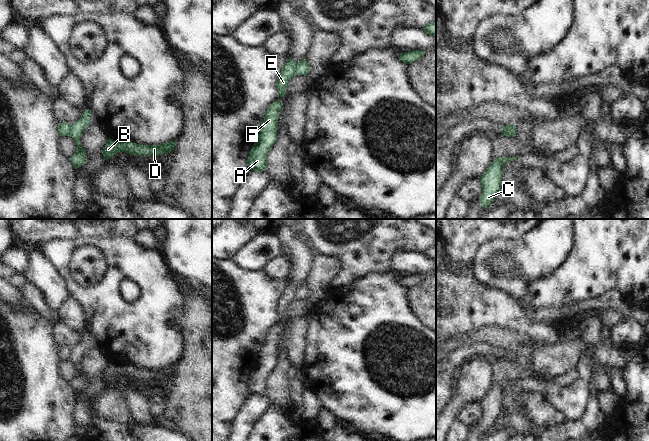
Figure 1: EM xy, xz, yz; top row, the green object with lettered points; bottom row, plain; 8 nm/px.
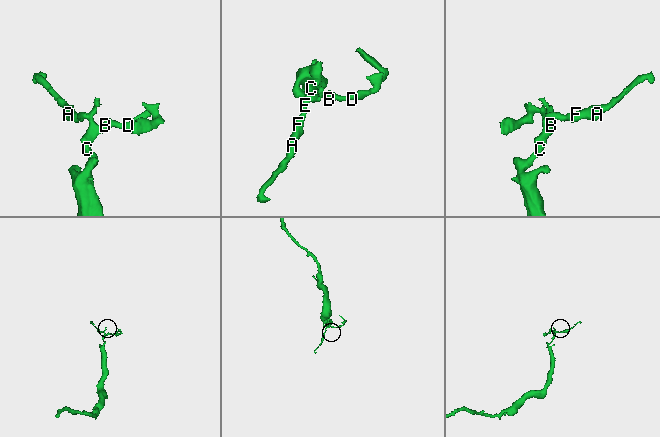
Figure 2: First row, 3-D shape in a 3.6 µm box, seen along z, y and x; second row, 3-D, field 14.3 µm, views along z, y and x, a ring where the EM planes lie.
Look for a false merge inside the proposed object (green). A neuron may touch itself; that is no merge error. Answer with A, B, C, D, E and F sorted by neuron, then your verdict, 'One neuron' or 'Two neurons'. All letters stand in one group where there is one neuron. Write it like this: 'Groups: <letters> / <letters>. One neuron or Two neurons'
Groups: A E F / B C D. Two neurons

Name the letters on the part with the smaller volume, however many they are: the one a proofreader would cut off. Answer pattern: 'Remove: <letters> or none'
Remove: A, E, F

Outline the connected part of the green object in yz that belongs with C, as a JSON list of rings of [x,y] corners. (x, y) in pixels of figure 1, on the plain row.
[[[499,381],[487,392],[480,402],[482,418],[479,422],[482,431],[487,434],[490,427],[497,420],[502,405],[502,396],[506,386],[517,385],[517,381]]]

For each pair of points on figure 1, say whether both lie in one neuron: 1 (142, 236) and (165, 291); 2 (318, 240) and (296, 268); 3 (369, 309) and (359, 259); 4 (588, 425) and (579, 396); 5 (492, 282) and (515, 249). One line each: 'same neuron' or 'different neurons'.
1: different neurons
2: different neurons
3: different neurons
4: different neurons
5: same neuron

